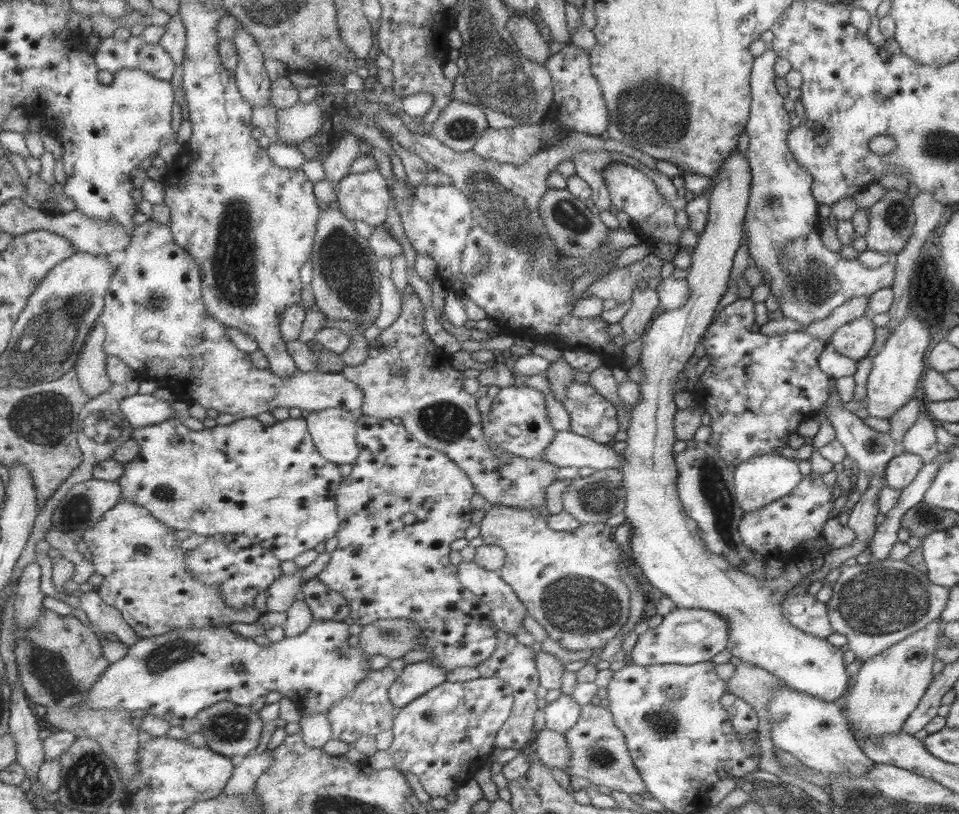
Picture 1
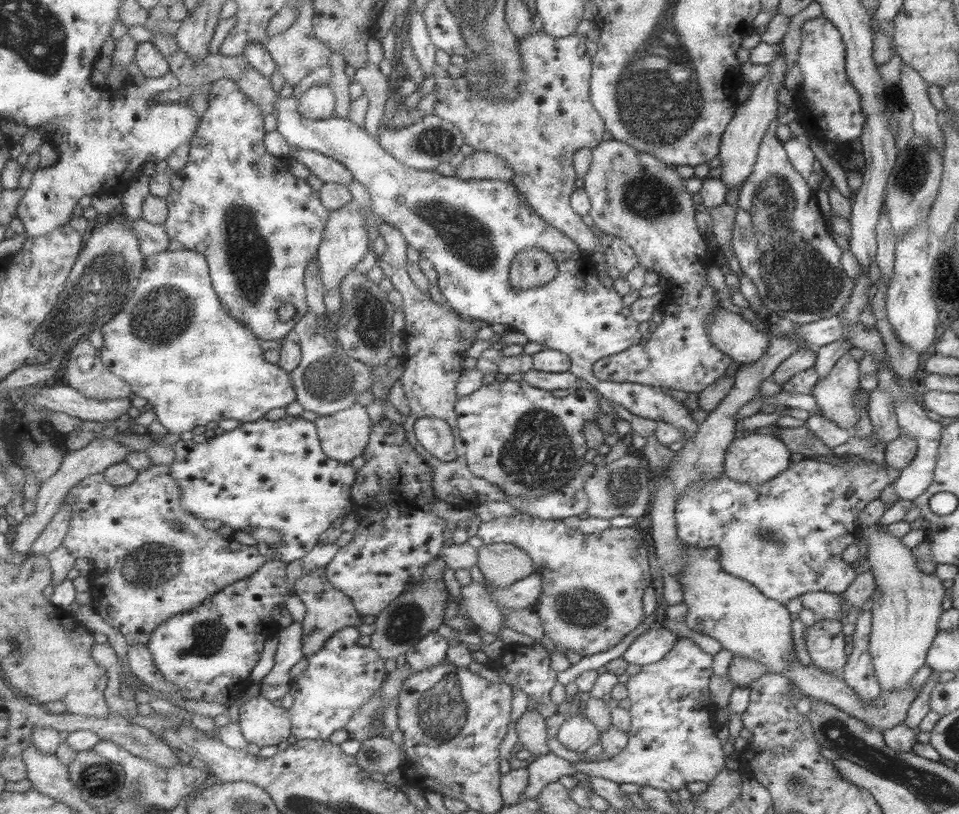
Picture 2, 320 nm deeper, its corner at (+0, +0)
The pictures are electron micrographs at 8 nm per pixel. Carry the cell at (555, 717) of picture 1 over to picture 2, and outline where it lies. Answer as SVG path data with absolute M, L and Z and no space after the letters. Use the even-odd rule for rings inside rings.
M583 714L567 716L558 730L558 740L569 751L584 753L591 745L596 744L599 732L597 727Z

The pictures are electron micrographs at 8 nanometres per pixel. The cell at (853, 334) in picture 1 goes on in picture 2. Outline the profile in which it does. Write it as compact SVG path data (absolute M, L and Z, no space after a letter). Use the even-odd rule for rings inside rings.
M846 353L824 377L818 377L810 392L820 416L849 432L858 421L851 399L859 389L859 373L858 361Z

